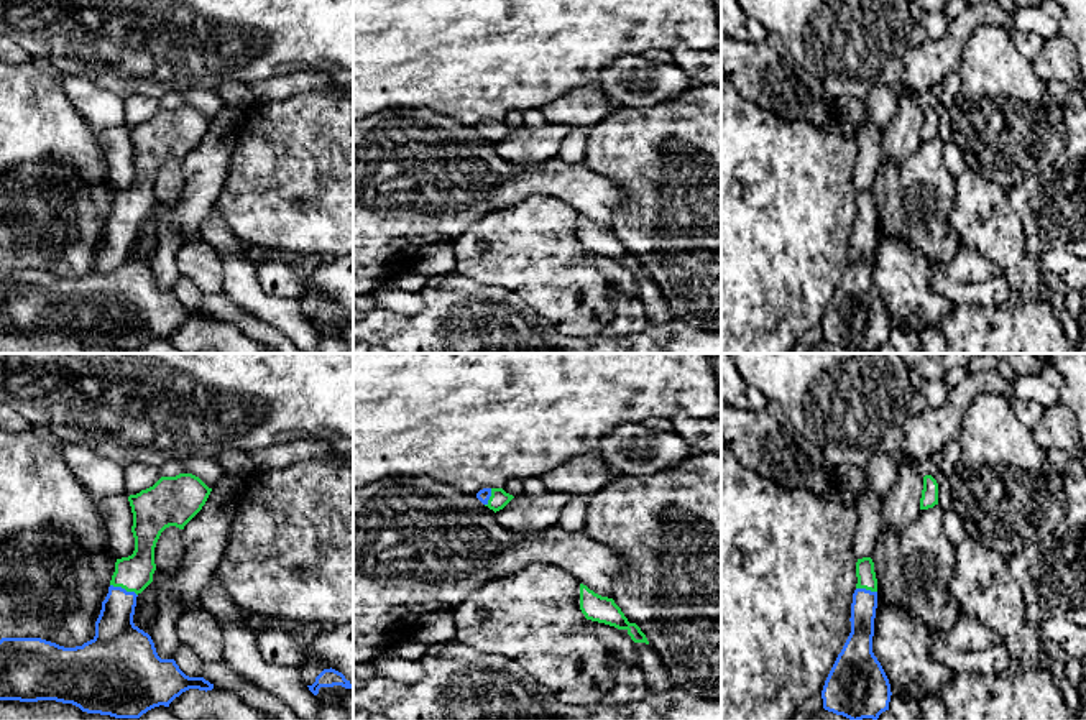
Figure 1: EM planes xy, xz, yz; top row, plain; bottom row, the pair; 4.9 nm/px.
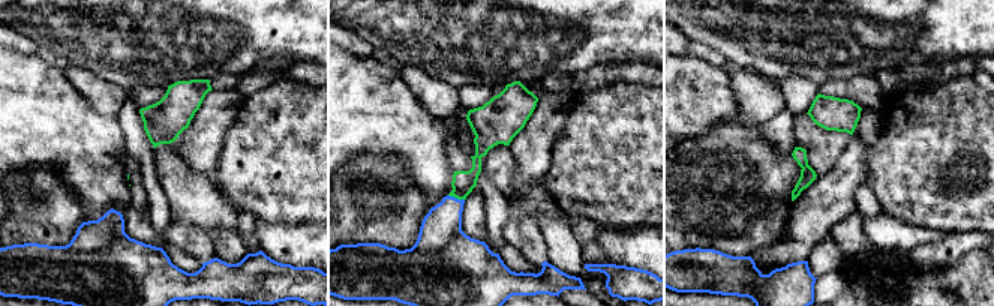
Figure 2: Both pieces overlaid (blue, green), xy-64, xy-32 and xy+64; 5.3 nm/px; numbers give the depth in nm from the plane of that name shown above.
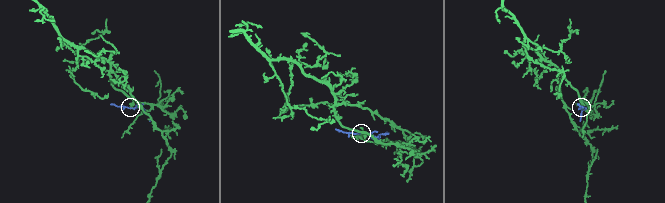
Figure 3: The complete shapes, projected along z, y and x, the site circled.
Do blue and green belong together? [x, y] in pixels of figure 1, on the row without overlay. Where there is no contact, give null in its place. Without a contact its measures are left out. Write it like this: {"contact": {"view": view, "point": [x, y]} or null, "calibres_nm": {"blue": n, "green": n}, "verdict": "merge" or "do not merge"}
{"contact": {"view": "xy", "point": [124, 221]}, "calibres_nm": {"blue": 220, "green": 180}, "verdict": "merge"}

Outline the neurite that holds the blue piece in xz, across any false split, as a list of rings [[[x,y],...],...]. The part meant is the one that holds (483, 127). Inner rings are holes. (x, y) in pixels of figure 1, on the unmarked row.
[[[483,120],[476,125],[476,130],[496,145],[503,141],[514,128],[506,125],[503,120]]]

